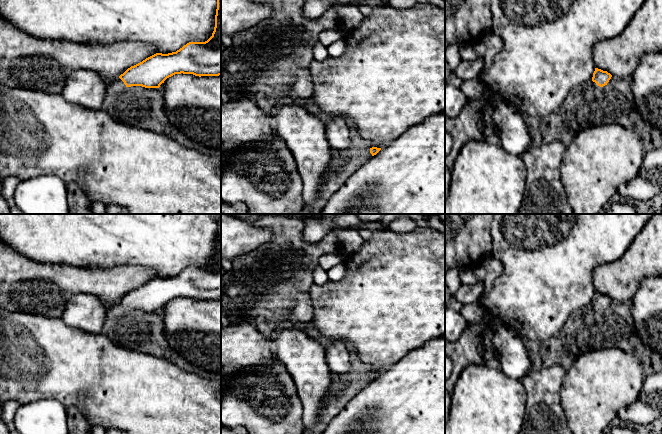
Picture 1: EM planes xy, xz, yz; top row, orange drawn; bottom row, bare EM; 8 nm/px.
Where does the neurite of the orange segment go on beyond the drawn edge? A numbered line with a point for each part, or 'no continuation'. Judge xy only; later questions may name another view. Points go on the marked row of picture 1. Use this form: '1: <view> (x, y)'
1: xy (117, 86)

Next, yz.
1: yz (577, 93)

